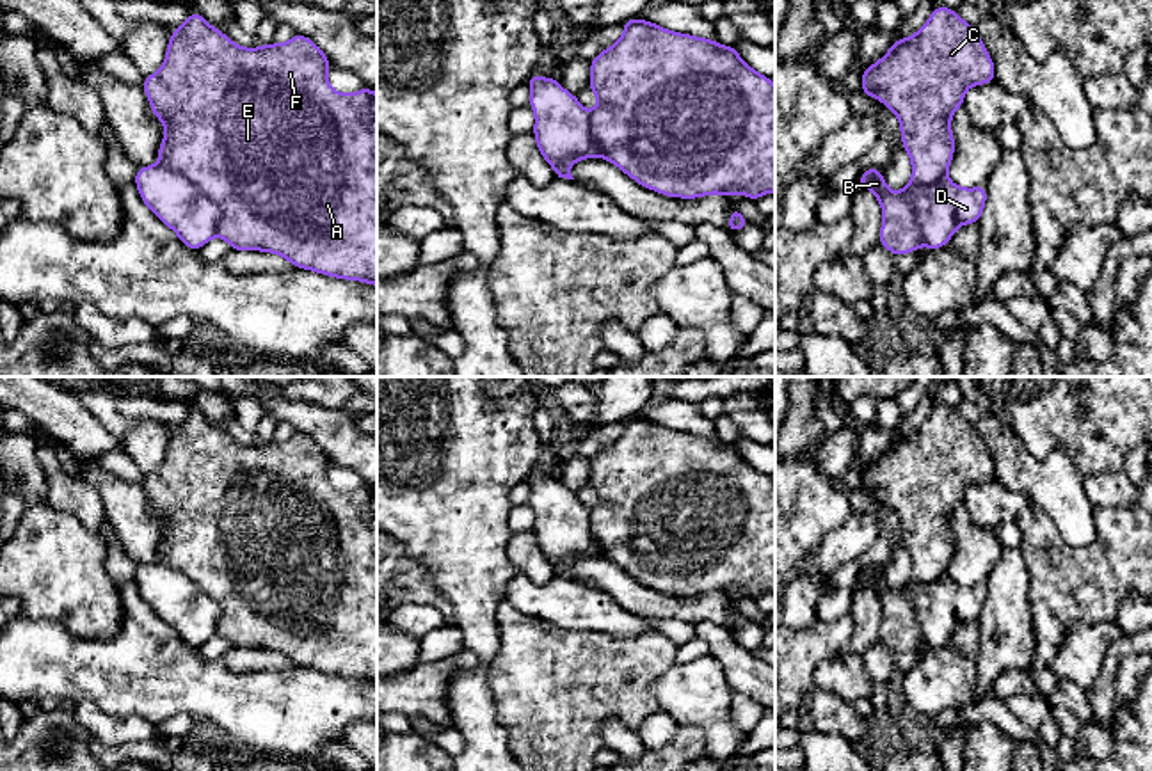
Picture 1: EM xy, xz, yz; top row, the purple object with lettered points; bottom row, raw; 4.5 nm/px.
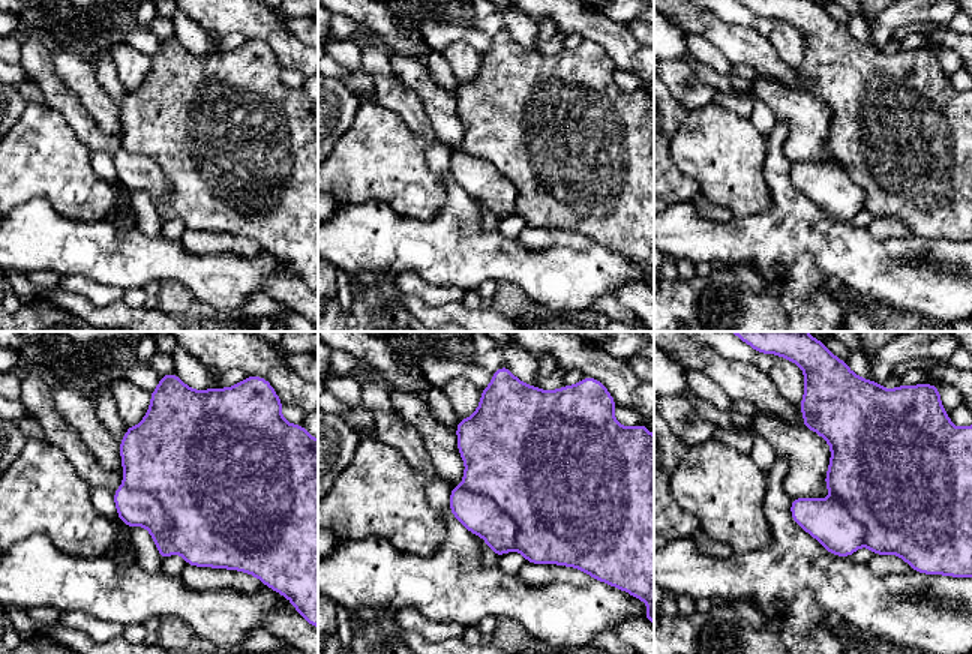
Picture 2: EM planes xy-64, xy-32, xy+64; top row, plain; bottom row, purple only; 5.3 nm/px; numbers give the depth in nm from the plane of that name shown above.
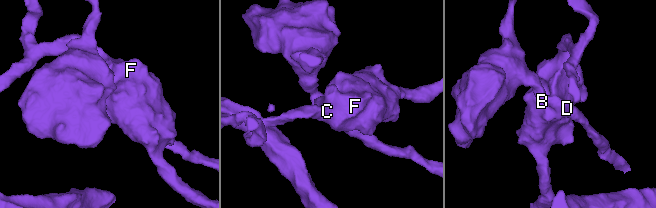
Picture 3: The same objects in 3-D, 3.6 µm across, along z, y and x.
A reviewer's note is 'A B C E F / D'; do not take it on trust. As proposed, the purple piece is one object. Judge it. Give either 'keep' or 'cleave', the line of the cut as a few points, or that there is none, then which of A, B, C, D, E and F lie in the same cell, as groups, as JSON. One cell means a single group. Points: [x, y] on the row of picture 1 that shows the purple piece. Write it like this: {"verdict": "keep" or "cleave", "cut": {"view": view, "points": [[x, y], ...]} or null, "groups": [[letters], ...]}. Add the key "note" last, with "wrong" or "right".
{"verdict": "cleave", "cut": {"view": "xy", "points": [[159, 164], [184, 174], [219, 208], [217, 235]]}, "groups": [["A", "B", "C", "E", "F"], ["D"]], "note": "right"}

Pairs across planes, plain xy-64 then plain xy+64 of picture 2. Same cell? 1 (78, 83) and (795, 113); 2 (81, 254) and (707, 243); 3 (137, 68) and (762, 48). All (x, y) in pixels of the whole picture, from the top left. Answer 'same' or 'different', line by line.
1: same
2: same
3: different

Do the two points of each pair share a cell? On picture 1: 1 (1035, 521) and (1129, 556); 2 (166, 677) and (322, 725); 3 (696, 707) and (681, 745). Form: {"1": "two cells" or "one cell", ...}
{"1": "one cell", "2": "one cell", "3": "two cells"}

